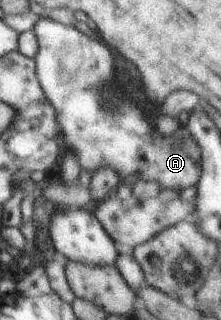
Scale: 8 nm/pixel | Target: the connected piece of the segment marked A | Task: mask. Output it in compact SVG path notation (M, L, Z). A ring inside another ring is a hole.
M41 17L34 29L39 41L38 52L34 57L37 63L37 76L50 103L56 108L60 127L64 131L66 148L76 155L80 161L80 169L96 174L110 167L120 179L136 172L142 181L156 181L160 189L177 192L195 186L202 177L200 149L196 141L190 137L186 126L179 127L168 137L158 135L156 127L151 124L150 113L146 113L146 109L140 111L136 105L130 103L130 97L118 93L118 89L114 87L114 79L110 77L112 55L102 41L90 39L73 25L64 25L54 19Z

